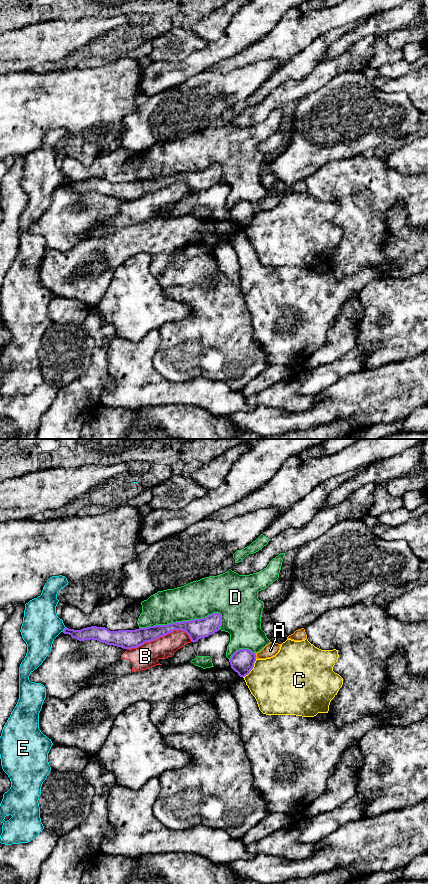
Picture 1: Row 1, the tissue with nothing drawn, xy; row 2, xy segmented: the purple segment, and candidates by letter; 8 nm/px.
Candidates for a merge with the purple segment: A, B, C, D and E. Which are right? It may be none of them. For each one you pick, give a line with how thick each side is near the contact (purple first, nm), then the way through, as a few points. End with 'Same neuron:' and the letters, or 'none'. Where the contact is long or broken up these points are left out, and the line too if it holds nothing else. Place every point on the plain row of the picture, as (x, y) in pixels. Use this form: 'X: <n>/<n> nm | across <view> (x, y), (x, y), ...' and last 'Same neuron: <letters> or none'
Same neuron: none

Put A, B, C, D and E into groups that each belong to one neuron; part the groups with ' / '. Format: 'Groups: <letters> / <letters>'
Groups: A / B D / C / E

